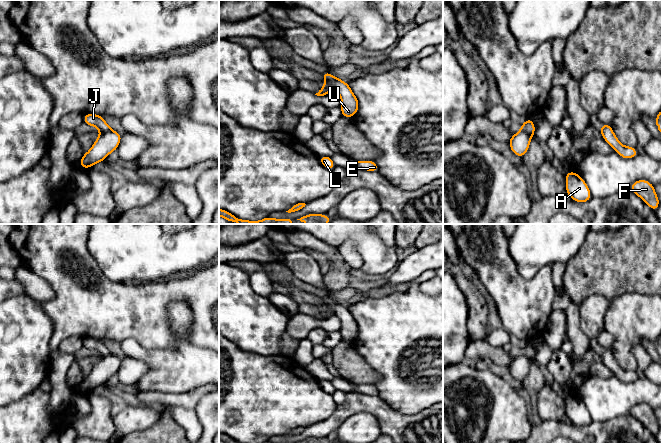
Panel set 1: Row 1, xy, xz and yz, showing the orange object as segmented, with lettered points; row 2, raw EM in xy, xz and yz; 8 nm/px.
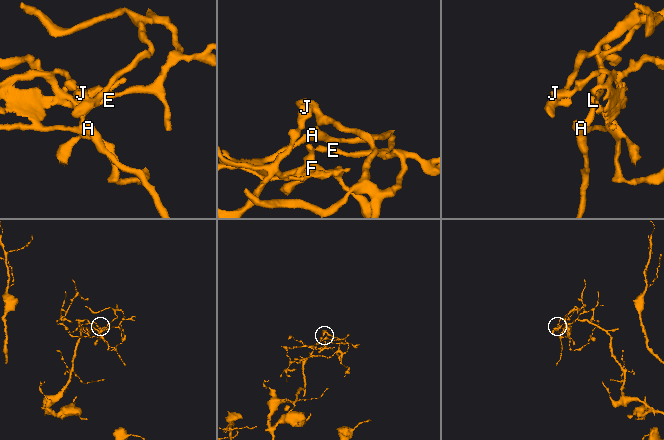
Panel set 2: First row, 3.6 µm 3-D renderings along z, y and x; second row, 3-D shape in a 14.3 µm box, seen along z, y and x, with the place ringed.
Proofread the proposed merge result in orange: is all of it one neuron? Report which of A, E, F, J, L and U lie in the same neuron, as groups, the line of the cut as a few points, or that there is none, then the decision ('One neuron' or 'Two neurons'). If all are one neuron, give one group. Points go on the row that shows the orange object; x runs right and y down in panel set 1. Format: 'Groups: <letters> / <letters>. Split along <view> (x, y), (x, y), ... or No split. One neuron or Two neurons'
Groups: A F J L / E U. Split along xz (325, 80), (328, 80), (334, 89). Two neurons

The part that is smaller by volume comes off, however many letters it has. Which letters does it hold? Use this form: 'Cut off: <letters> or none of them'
Cut off: E, U

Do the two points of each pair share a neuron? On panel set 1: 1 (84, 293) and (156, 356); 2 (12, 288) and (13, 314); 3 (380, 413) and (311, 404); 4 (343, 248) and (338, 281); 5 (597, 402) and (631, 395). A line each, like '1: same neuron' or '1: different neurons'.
1: different neurons
2: different neurons
3: different neurons
4: different neurons
5: same neuron

